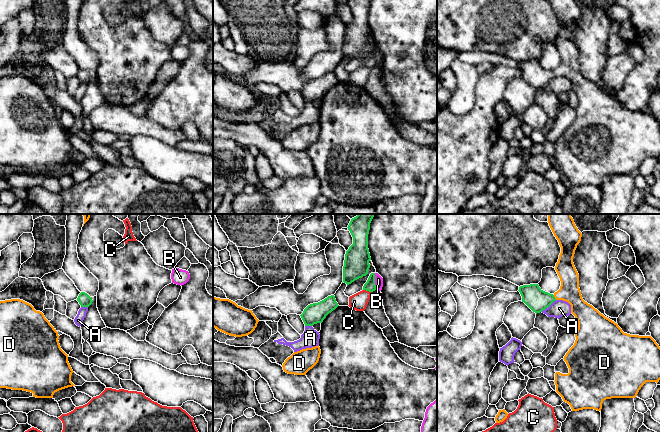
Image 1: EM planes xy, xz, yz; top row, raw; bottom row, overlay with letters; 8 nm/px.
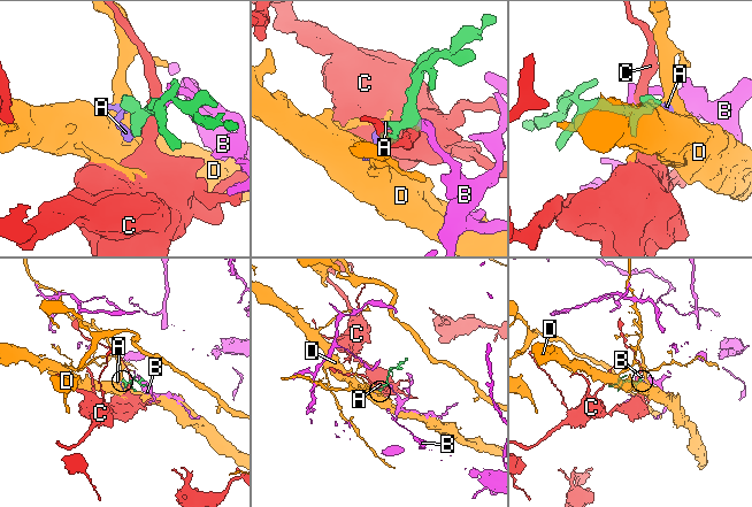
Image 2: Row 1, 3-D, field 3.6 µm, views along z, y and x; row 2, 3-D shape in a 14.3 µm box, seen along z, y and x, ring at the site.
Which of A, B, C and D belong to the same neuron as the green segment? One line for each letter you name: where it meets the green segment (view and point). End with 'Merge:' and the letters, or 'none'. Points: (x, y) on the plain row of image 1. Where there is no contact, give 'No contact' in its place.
D: Touches green at yz (554, 73)
Merge: D

